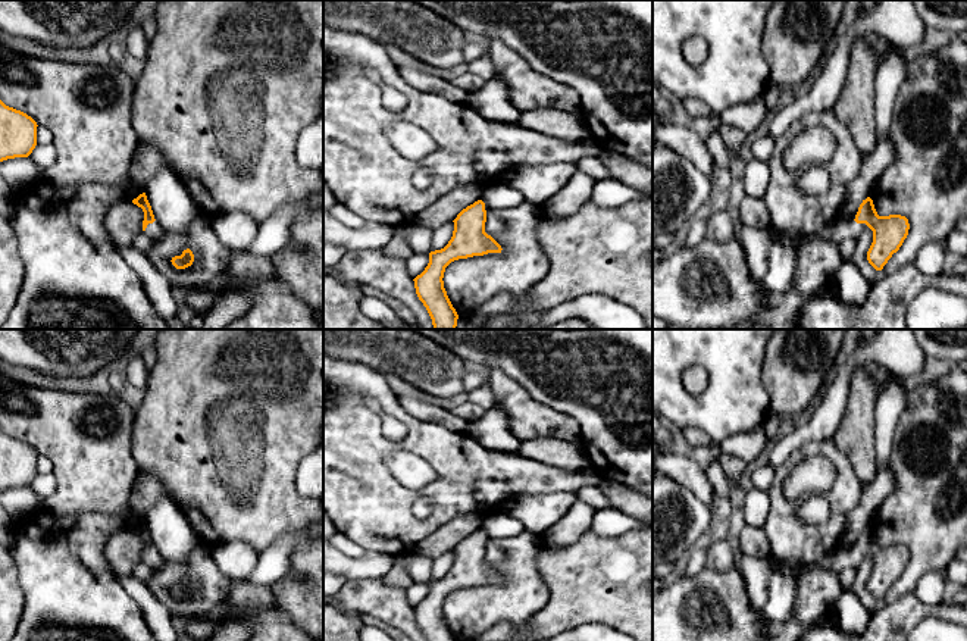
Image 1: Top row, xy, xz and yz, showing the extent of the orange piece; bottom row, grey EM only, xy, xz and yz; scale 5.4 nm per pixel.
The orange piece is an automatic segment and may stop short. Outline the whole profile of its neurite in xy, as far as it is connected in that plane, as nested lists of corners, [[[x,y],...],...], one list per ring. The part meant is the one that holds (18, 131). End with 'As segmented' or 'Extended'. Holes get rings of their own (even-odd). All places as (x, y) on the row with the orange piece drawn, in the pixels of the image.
[[[0,100],[0,162],[28,157],[37,146],[37,122]]]. As segmented

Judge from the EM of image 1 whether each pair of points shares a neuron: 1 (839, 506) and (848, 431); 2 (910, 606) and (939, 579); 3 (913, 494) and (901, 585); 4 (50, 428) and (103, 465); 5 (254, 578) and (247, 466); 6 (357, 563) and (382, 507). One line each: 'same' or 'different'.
1: different
2: different
3: same
4: same
5: different
6: different

